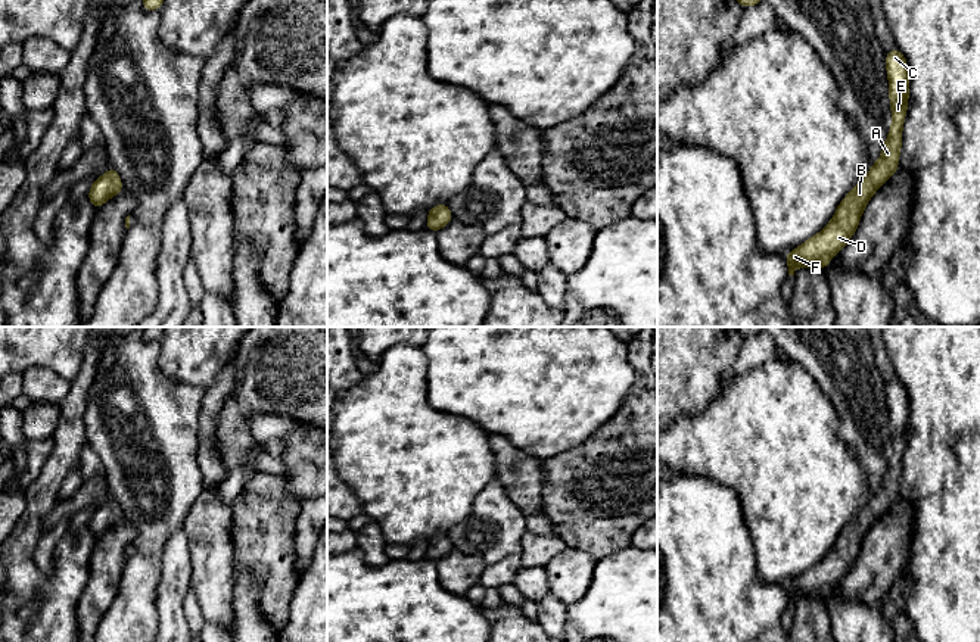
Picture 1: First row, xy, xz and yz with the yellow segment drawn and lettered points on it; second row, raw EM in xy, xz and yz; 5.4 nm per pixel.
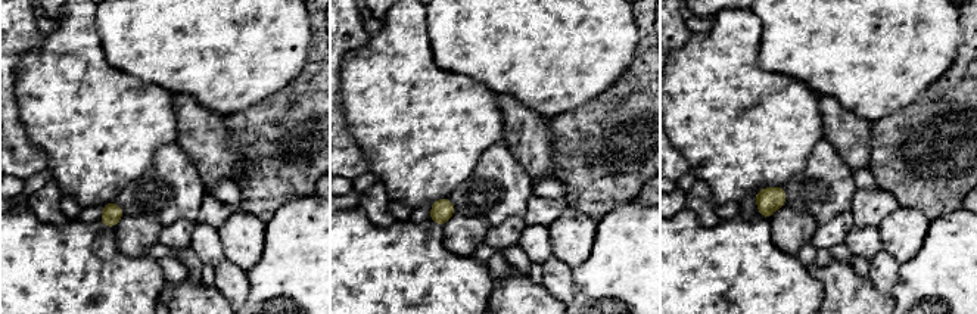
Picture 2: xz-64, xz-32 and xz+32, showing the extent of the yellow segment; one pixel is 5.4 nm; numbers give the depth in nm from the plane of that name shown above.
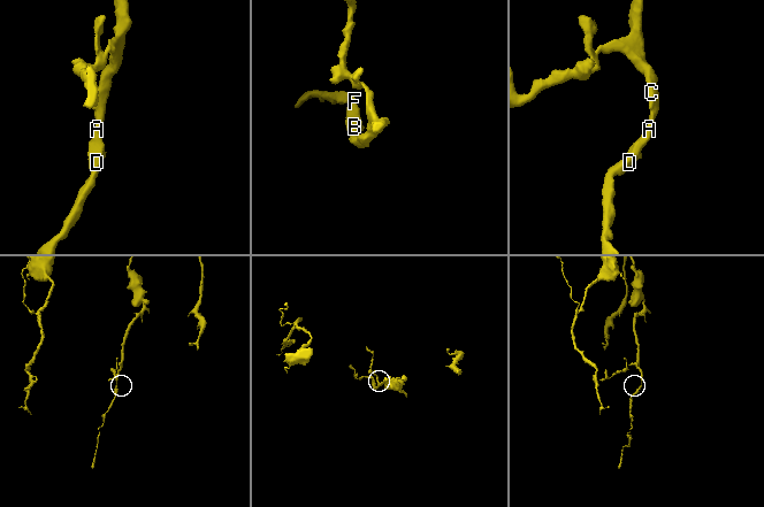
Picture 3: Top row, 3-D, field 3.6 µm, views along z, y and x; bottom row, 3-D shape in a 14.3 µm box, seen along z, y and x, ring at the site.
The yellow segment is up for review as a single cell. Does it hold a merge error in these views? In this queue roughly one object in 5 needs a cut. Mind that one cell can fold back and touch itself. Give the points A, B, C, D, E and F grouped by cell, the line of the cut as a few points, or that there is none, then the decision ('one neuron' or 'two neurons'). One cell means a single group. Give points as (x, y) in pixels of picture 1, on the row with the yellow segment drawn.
A B C D E F | no cut | one neuron

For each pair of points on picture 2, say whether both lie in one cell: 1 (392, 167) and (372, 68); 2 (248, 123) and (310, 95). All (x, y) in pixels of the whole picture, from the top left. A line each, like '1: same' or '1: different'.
1: same
2: same

